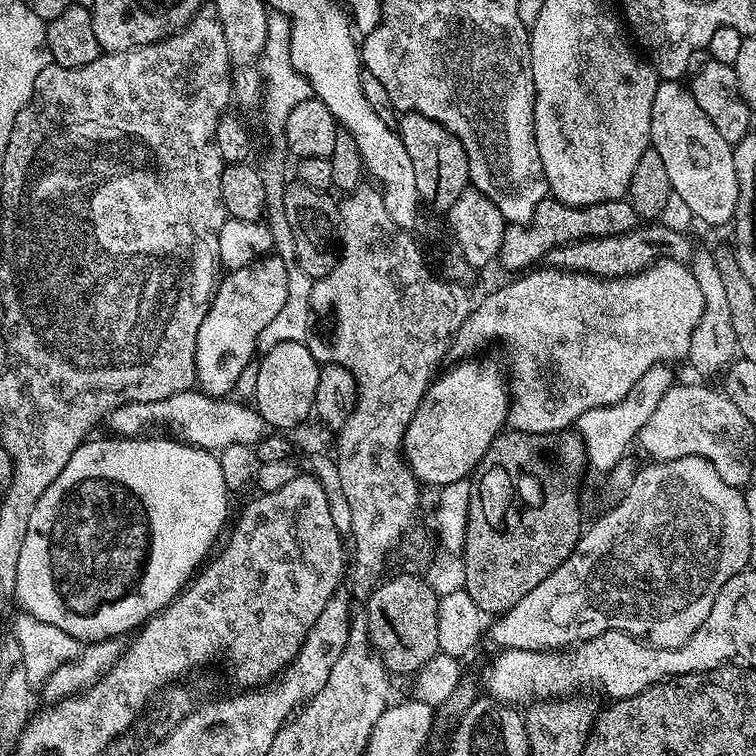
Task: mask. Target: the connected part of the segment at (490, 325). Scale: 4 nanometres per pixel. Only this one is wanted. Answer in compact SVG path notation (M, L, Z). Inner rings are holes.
M657 260L656 263L652 264L648 268L643 268L641 272L636 272L632 276L619 276L618 278L614 278L613 280L606 280L603 276L588 276L584 272L565 272L563 268L553 268L551 266L544 266L541 267L539 270L528 270L525 271L523 274L517 275L515 277L516 280L513 282L513 284L504 284L501 286L500 289L497 290L497 292L492 292L489 294L488 297L485 298L484 301L481 302L480 305L473 307L471 311L468 313L468 317L466 318L466 322L459 328L459 330L456 331L456 338L452 341L450 345L450 352L451 355L456 358L468 358L473 355L472 352L475 350L475 348L480 348L483 346L483 344L492 344L497 340L498 343L501 344L502 347L505 348L506 351L509 352L510 355L512 355L512 376L510 372L510 407L508 409L508 418L507 423L511 425L515 431L523 432L525 434L537 434L536 432L552 432L551 434L560 434L563 433L565 430L571 429L573 425L575 425L576 420L579 416L582 414L586 414L586 410L594 410L595 408L607 408L609 404L617 404L619 400L622 398L626 398L626 394L630 394L630 390L638 381L646 375L646 373L654 367L663 365L665 362L672 362L668 360L676 360L685 355L688 350L688 343L691 340L691 334L693 330L695 330L695 327L699 324L699 319L702 318L703 314L703 296L702 291L700 291L698 282L695 281L695 276L692 273L691 267L687 263L679 262L676 260Z

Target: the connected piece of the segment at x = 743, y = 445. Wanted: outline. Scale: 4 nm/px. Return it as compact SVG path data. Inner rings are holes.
M680 384L664 393L662 402L650 414L646 426L642 426L638 437L638 448L653 461L677 460L683 456L706 458L718 470L718 474L731 486L743 489L749 483L748 464L744 461L744 451L752 444L754 426L734 406L729 396L706 393L696 384ZM724 431L719 436L718 433Z

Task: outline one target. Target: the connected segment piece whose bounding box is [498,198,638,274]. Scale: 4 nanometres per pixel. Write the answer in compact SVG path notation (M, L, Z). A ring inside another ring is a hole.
M546 198L537 206L528 225L508 224L500 243L498 264L511 274L520 274L539 265L548 253L562 244L578 240L590 240L596 236L622 236L637 227L638 217L628 205L627 199L607 200L591 208L571 208L559 200Z

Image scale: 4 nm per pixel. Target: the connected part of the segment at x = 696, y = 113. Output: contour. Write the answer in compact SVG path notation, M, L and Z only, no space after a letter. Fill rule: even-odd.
M666 80L657 83L654 90L654 106L650 110L650 144L658 150L658 154L662 157L662 162L666 165L666 174L670 174L670 182L672 183L673 193L681 200L698 219L704 224L724 224L733 219L736 215L736 203L738 202L738 174L734 170L734 151L733 145L726 142L726 138L722 138L722 134L718 134L718 130L714 130L714 122L710 122L710 118L706 118L706 114L702 114L702 106L698 106L698 102L694 102L691 91L687 87L683 88L683 83L675 80Z

